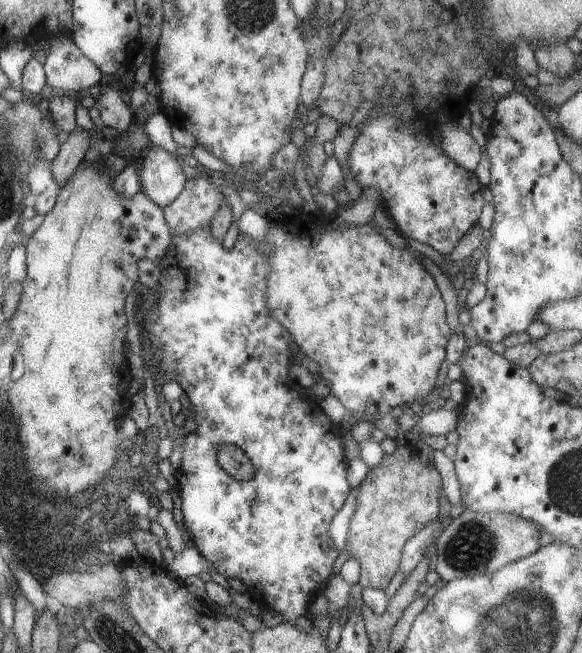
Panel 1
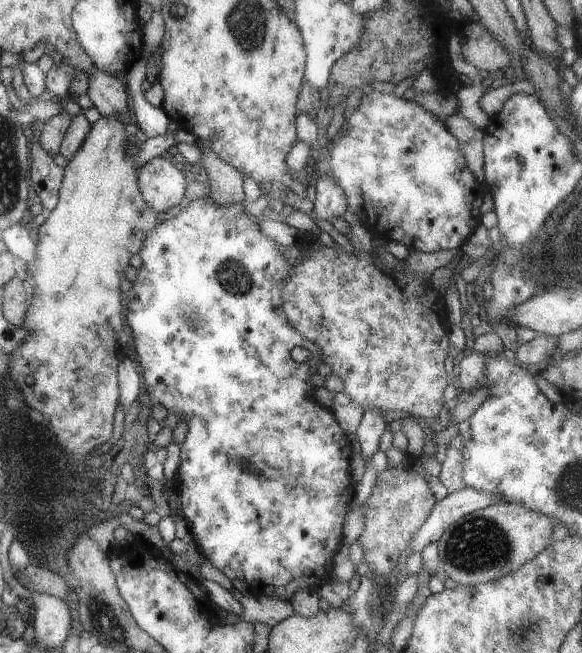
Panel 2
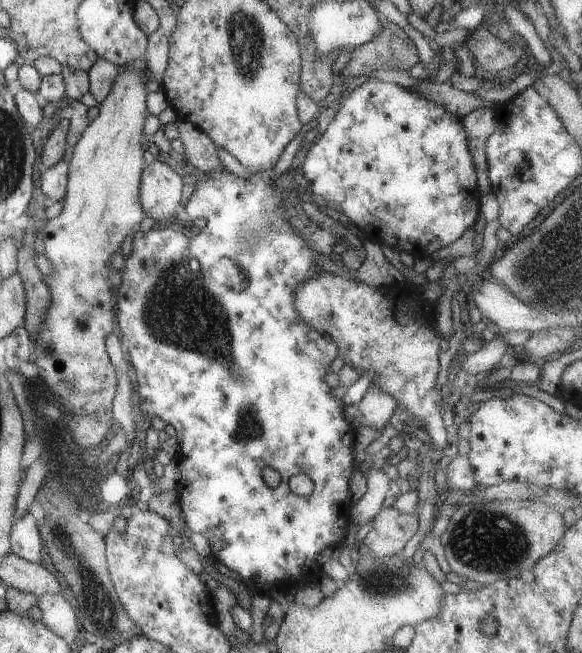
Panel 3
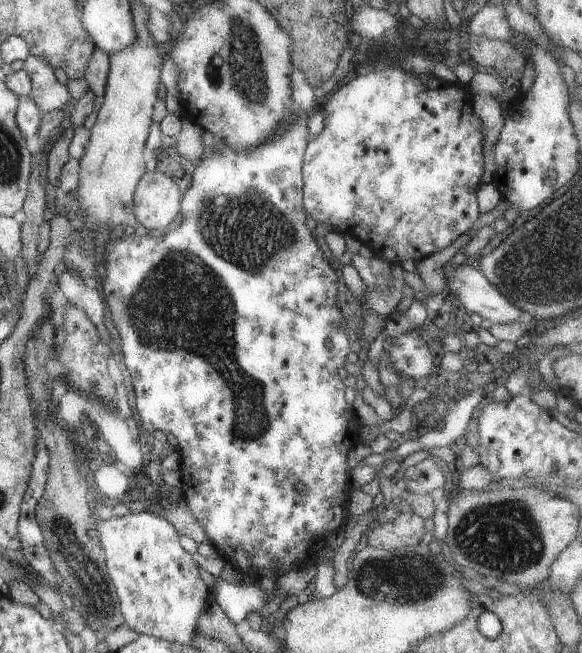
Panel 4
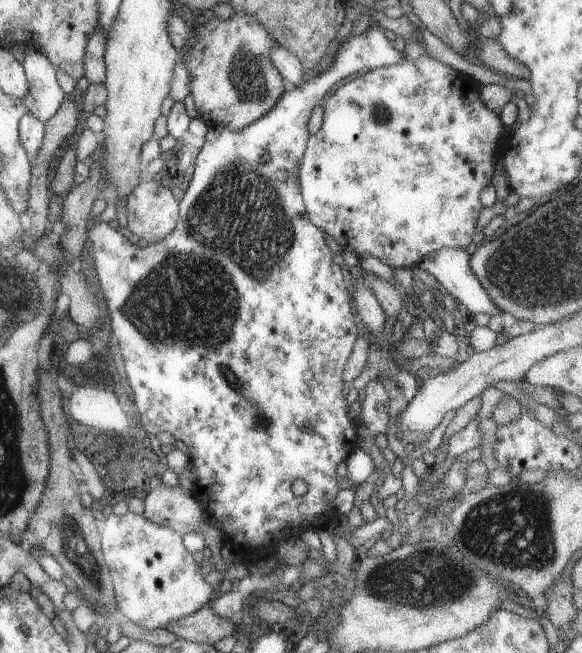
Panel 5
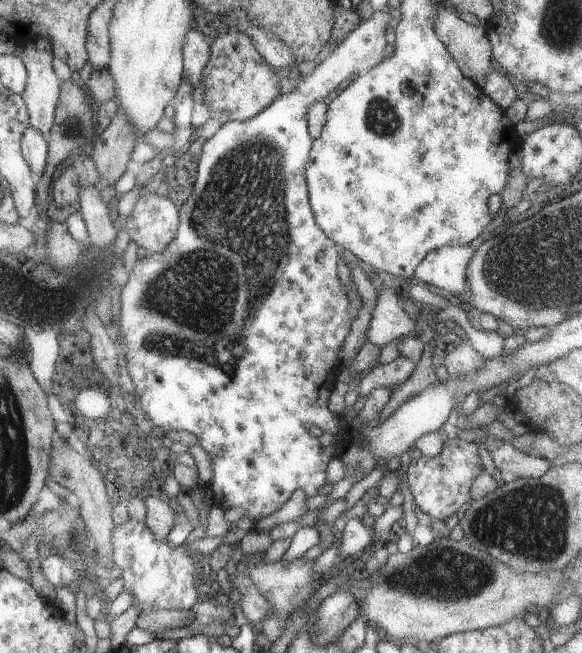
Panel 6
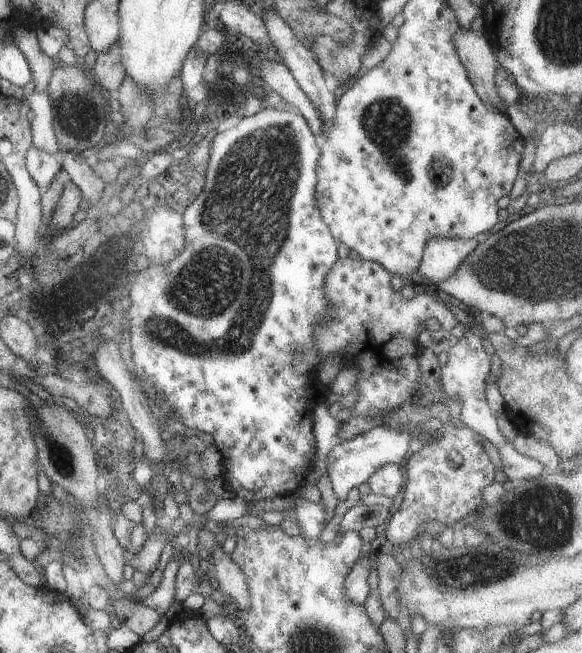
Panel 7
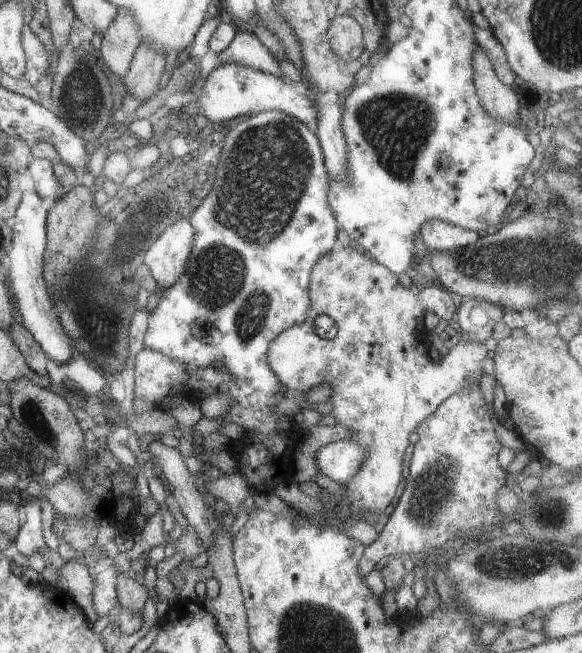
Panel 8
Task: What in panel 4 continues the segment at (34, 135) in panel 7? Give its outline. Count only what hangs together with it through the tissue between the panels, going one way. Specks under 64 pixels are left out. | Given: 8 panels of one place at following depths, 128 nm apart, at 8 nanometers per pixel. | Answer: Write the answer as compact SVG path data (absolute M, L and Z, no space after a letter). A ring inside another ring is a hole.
M30 53L24 60L23 69L29 74L31 80L29 96L35 102L37 109L41 113L61 109L70 96L65 86L55 79L52 67Z

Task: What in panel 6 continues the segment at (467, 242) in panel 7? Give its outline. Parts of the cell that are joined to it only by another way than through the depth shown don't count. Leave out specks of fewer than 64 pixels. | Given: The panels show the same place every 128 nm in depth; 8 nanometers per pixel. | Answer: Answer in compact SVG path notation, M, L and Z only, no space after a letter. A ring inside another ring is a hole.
M443 245L430 250L415 267L412 277L421 283L445 290L448 297L459 296L467 287L465 266L470 262L473 248L464 245Z

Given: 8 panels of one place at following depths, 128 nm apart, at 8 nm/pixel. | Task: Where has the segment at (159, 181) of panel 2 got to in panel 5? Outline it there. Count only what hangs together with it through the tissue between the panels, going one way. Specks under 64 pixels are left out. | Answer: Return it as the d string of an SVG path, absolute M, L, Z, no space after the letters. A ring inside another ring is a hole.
M157 177L137 183L124 206L127 228L147 243L165 238L178 219L178 202L169 188L159 185Z

